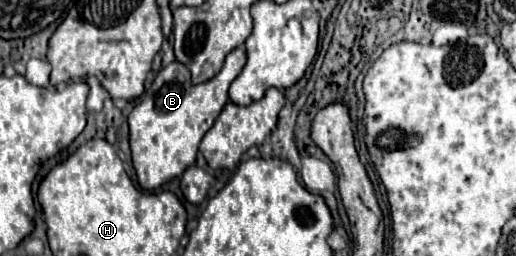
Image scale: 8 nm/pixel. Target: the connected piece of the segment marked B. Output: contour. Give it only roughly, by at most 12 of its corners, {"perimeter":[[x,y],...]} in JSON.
{"perimeter":[[246,48],[192,84],[176,60],[128,116],[132,164],[154,190],[196,162]]}

